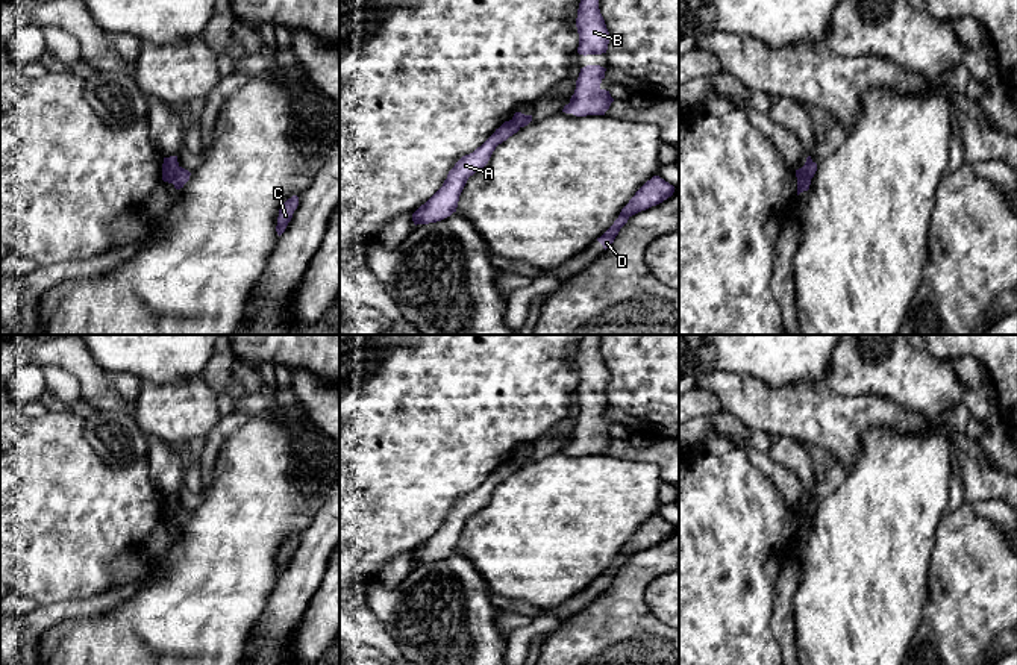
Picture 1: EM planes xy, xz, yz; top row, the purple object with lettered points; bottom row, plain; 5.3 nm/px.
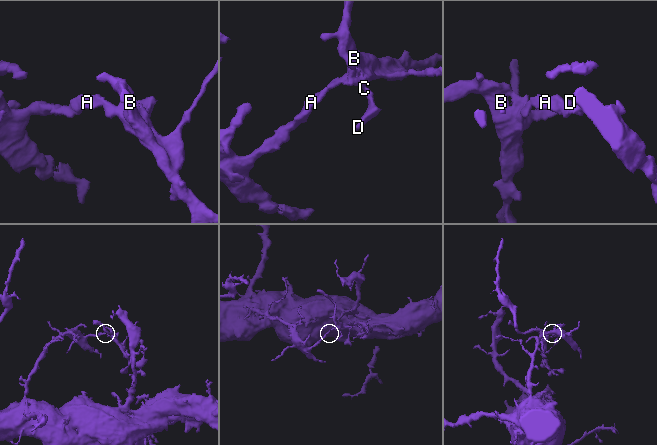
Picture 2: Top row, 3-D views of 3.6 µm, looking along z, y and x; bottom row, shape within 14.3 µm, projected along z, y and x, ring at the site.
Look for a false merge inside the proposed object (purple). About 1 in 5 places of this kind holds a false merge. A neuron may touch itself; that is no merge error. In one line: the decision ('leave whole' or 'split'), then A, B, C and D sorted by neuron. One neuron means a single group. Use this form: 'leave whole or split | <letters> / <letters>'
split | A / B C D

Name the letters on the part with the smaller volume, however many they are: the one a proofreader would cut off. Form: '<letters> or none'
B, C, D

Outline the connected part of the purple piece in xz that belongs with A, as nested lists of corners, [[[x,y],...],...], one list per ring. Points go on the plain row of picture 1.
[[[514,459],[505,461],[480,486],[462,495],[449,510],[443,526],[412,553],[414,564],[437,562],[456,551],[468,517],[483,507],[496,486],[518,470],[520,465]]]

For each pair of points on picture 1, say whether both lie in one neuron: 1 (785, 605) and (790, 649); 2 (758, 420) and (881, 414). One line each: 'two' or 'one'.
1: one
2: one

